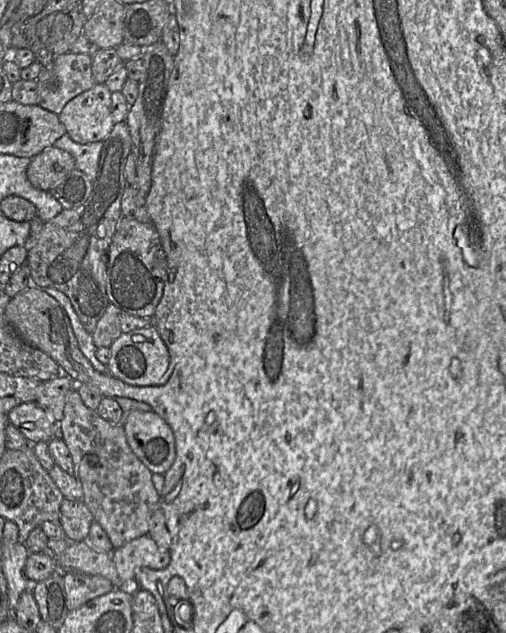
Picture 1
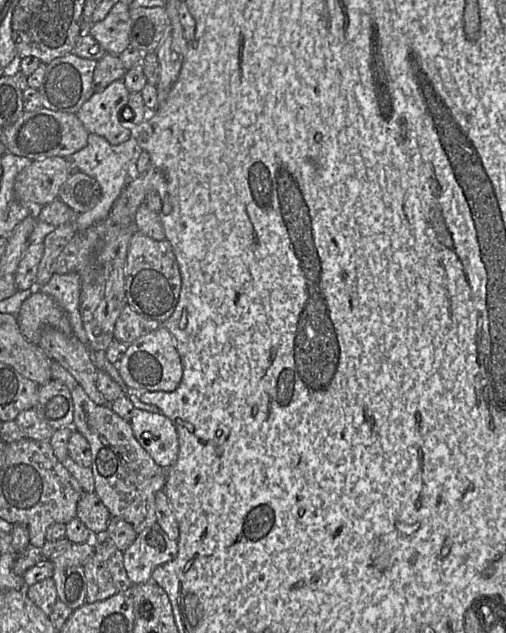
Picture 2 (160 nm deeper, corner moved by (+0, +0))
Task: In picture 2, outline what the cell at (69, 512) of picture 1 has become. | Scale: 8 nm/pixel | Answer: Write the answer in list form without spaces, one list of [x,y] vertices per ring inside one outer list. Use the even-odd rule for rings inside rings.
[[[83,492],[77,502],[77,518],[95,536],[104,536],[111,514],[95,493]]]

